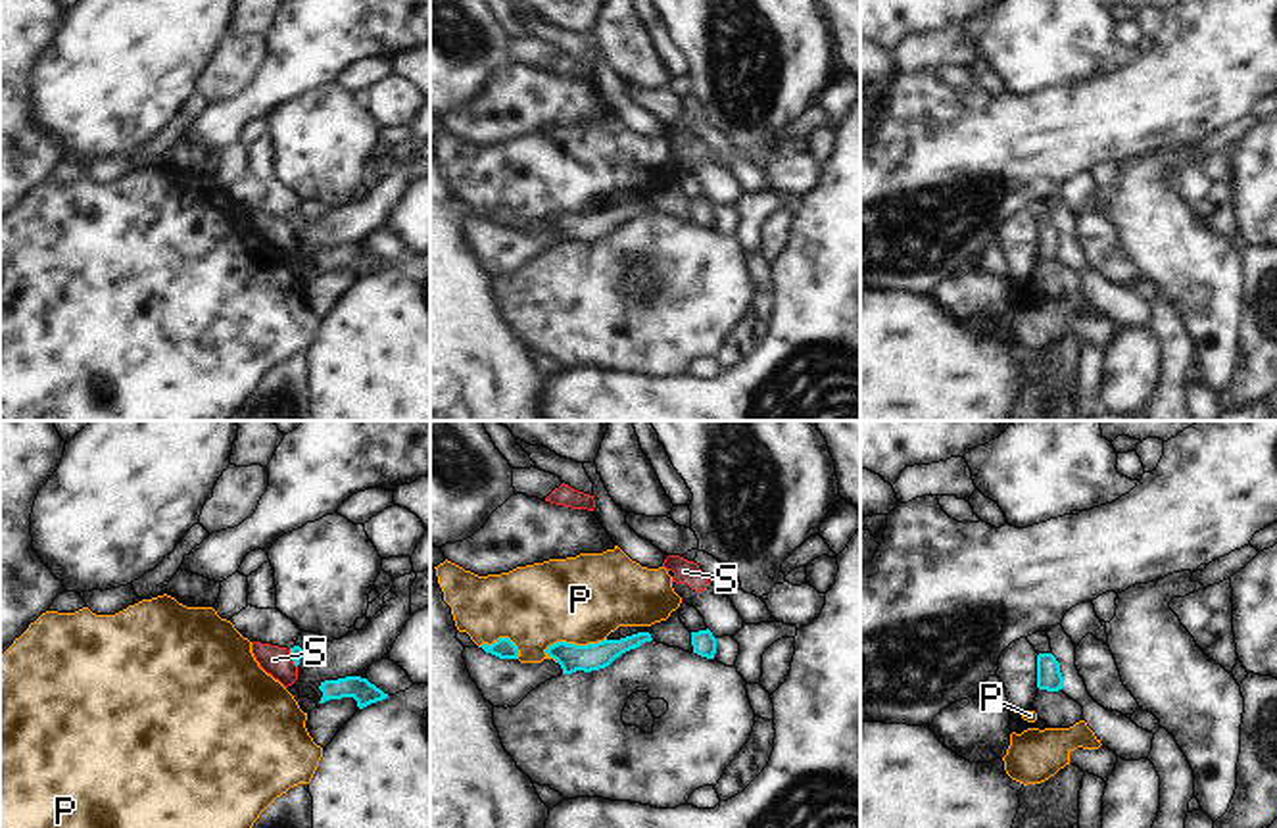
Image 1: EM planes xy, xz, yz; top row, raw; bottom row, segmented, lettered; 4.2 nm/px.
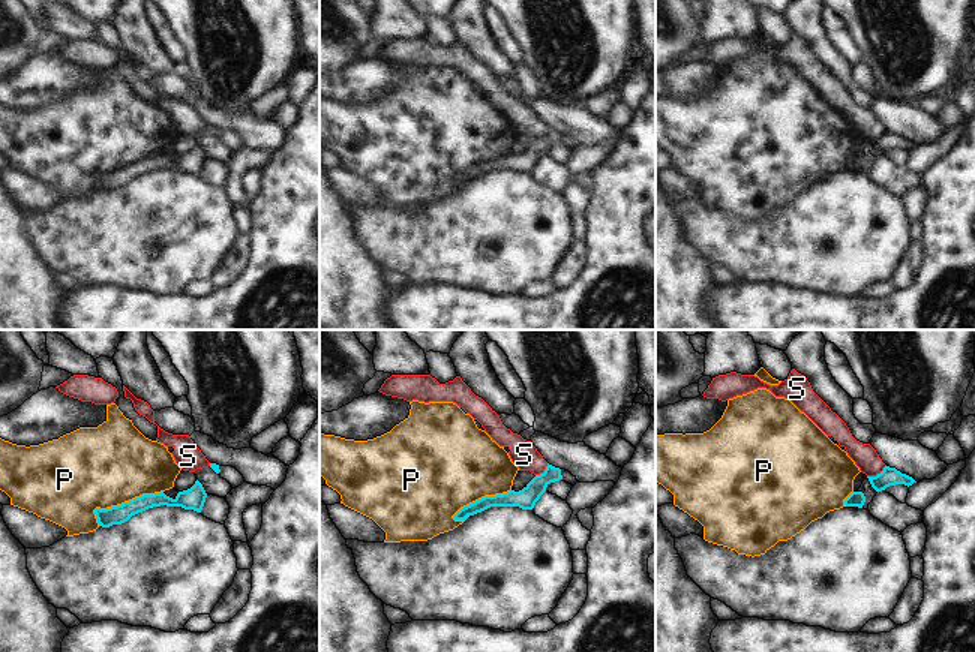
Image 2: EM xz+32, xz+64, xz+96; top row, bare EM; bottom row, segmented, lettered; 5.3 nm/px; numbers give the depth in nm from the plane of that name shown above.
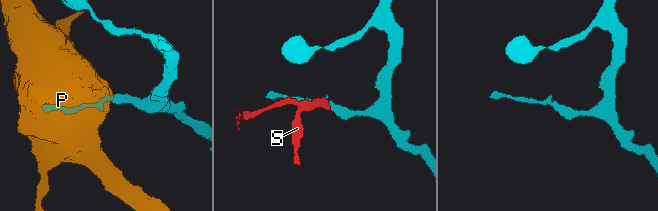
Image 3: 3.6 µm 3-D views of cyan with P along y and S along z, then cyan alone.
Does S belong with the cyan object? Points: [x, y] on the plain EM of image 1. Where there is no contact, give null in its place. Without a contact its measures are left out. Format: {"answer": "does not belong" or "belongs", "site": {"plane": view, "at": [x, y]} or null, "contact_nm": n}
{"answer": "does not belong", "site": {"plane": "xy", "at": [292, 229]}, "contact_nm": 90}

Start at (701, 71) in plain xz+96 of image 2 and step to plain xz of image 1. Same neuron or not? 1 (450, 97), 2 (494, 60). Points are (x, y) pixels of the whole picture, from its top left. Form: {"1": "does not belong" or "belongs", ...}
{"1": "does not belong", "2": "does not belong"}

